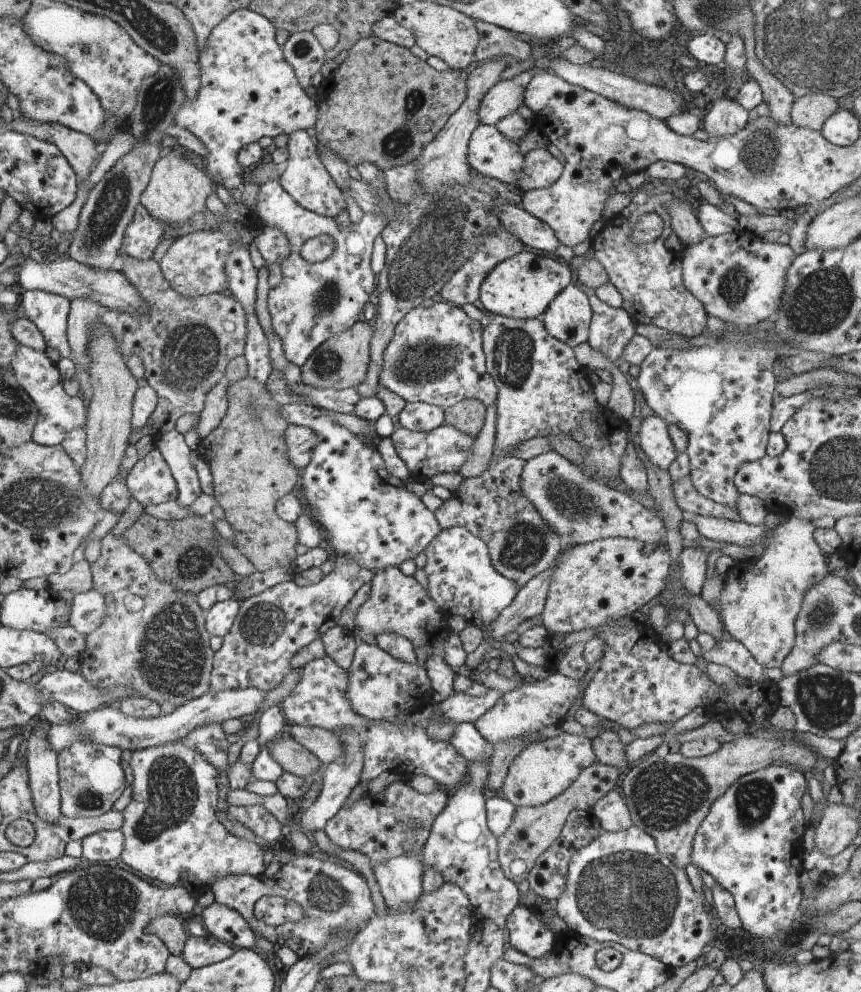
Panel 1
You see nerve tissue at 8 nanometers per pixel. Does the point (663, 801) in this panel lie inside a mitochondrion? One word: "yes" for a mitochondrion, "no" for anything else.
yes

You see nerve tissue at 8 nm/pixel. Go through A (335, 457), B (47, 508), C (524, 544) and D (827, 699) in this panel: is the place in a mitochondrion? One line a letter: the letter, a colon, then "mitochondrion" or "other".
A: other
B: mitochondrion
C: mitochondrion
D: mitochondrion

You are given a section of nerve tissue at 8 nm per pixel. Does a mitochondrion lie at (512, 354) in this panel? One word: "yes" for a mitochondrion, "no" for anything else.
yes

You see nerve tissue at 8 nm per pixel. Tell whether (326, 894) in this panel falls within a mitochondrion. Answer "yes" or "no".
yes

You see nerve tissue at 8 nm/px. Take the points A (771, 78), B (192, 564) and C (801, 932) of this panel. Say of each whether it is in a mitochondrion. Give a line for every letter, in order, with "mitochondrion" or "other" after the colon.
A: mitochondrion
B: mitochondrion
C: mitochondrion

